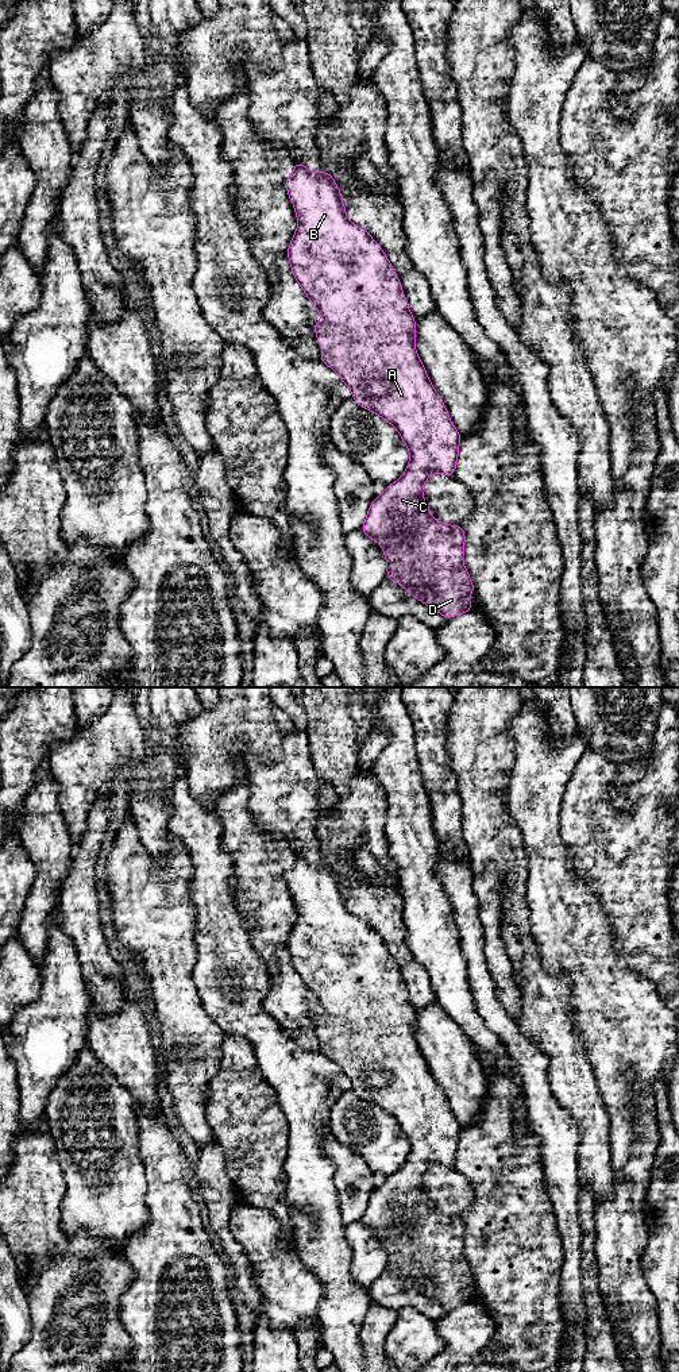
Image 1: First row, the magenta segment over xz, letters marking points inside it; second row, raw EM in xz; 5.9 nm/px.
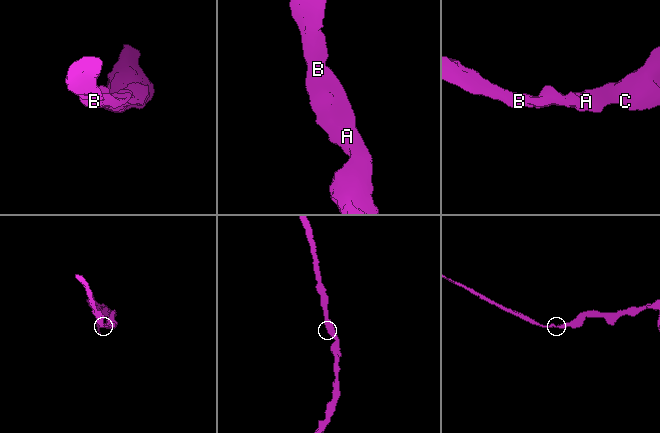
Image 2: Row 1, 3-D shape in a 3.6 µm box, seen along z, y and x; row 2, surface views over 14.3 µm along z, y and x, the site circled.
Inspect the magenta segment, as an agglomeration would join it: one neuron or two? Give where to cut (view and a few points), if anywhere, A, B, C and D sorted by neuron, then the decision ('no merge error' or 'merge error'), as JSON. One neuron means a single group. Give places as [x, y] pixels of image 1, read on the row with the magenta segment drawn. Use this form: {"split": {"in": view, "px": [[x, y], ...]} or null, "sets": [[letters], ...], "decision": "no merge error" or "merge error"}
{"split": null, "sets": [["A", "B", "C", "D"]], "decision": "no merge error"}

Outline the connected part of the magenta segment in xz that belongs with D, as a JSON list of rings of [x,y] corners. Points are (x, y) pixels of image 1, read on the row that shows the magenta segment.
[[[294,162],[292,174],[285,180],[285,188],[298,220],[286,255],[294,280],[321,315],[321,321],[313,323],[316,342],[321,344],[320,362],[340,375],[359,406],[381,416],[398,431],[410,454],[404,475],[387,485],[385,492],[373,500],[360,531],[382,544],[387,562],[386,577],[401,585],[416,600],[445,618],[471,612],[472,604],[468,596],[475,593],[475,587],[463,564],[466,542],[463,527],[435,520],[423,497],[423,486],[433,473],[448,477],[455,474],[462,436],[452,424],[444,401],[431,384],[416,351],[416,320],[405,300],[401,282],[369,231],[355,226],[347,217],[342,192],[331,173],[324,170],[312,173],[301,162]]]

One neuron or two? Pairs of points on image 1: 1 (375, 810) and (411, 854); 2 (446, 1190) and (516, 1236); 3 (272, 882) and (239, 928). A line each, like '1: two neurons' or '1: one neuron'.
1: two neurons
2: two neurons
3: two neurons

